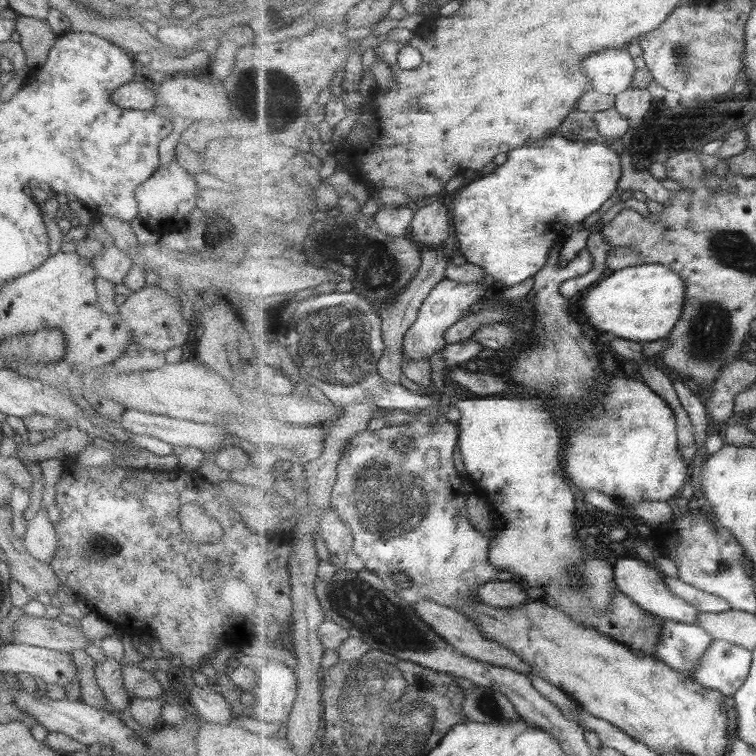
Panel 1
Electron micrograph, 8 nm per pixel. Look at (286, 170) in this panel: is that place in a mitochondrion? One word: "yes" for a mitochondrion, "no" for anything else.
no

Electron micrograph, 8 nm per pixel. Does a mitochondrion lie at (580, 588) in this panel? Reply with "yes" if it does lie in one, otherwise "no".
yes

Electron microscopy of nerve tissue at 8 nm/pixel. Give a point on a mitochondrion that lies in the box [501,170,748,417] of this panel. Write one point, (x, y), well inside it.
(709, 333)

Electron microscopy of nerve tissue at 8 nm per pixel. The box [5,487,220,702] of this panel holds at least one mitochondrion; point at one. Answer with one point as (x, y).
(102, 547)

